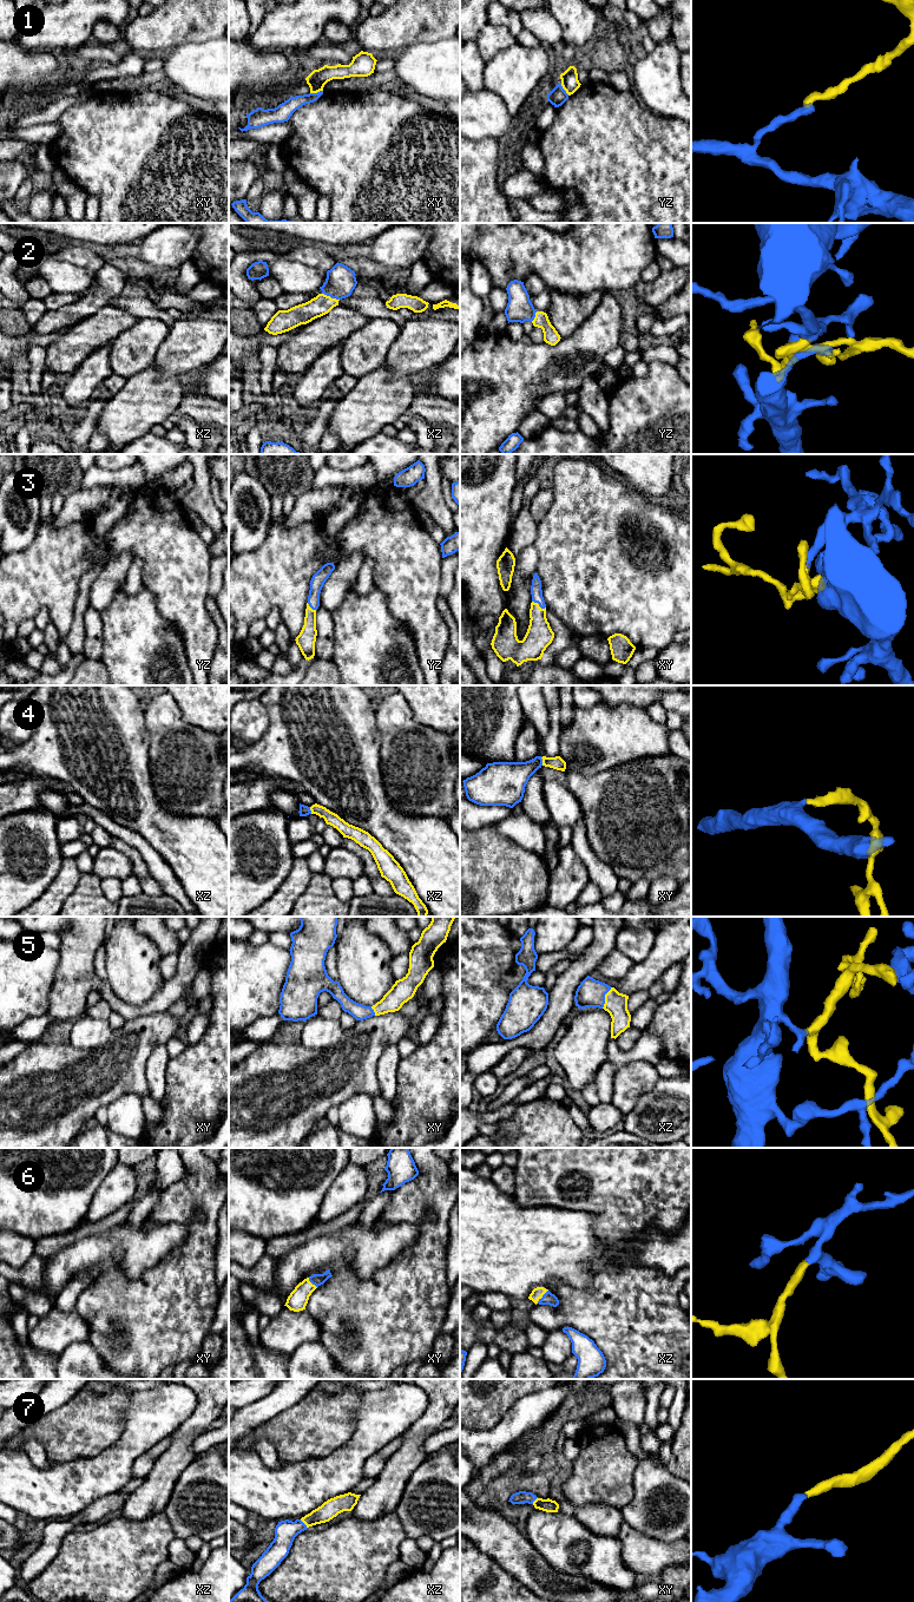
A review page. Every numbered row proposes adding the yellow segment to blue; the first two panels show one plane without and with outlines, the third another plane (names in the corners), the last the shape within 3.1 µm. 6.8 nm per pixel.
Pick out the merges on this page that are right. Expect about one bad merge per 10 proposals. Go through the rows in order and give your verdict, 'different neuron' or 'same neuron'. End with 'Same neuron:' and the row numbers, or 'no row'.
1: different neuron
2: same neuron
3: same neuron
4: same neuron
5: same neuron
6: same neuron
7: same neuron
Same neuron: 2, 3, 4, 5, 6, 7

